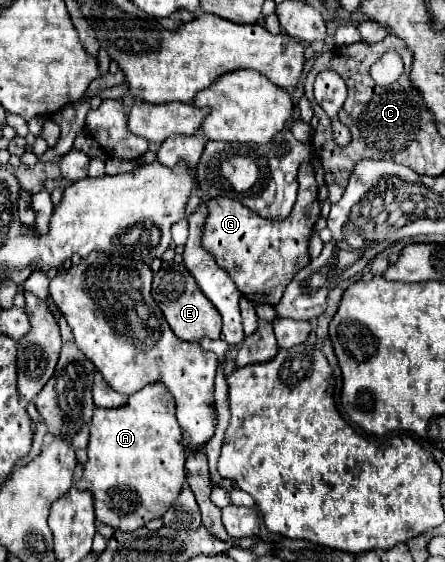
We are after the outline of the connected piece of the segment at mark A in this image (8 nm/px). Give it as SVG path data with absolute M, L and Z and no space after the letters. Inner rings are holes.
M156 382L134 392L128 402L116 410L94 410L88 462L76 486L92 492L98 522L114 530L132 532L142 528L148 520L160 518L178 498L186 482L184 462L186 448L176 420L174 398Z

